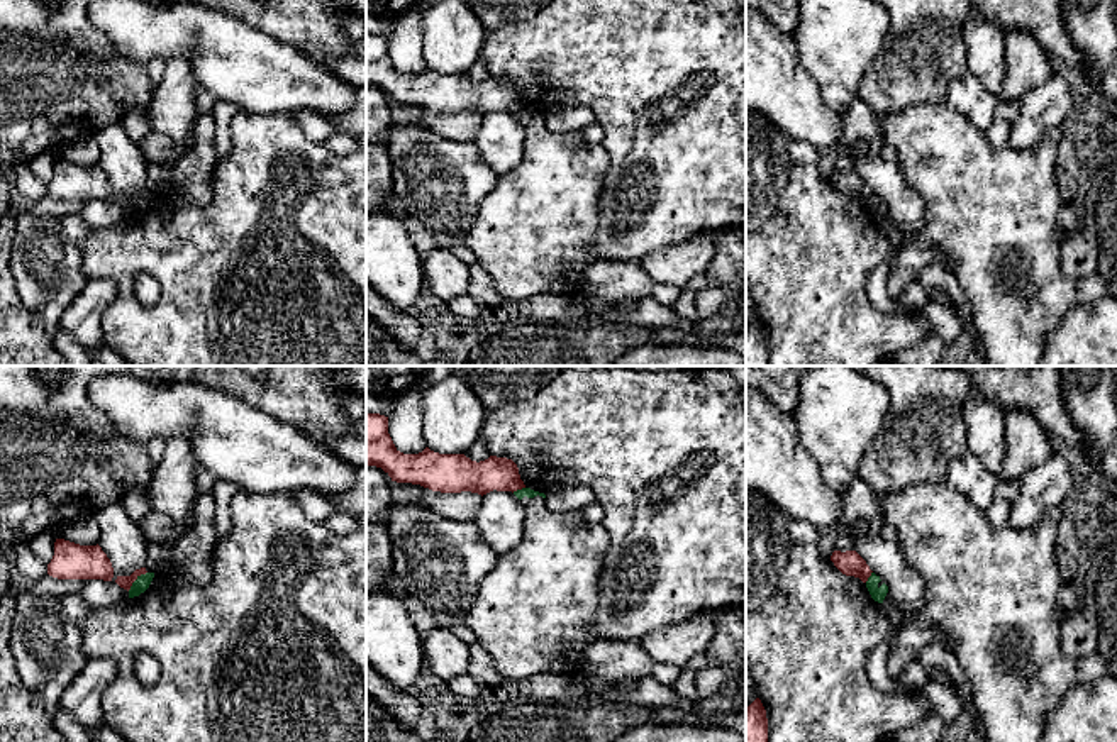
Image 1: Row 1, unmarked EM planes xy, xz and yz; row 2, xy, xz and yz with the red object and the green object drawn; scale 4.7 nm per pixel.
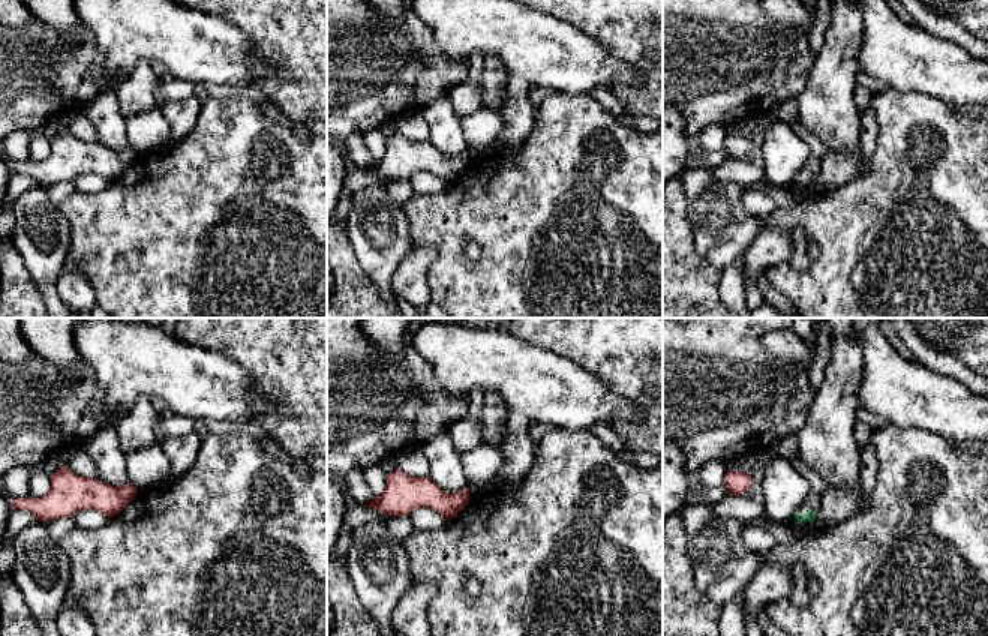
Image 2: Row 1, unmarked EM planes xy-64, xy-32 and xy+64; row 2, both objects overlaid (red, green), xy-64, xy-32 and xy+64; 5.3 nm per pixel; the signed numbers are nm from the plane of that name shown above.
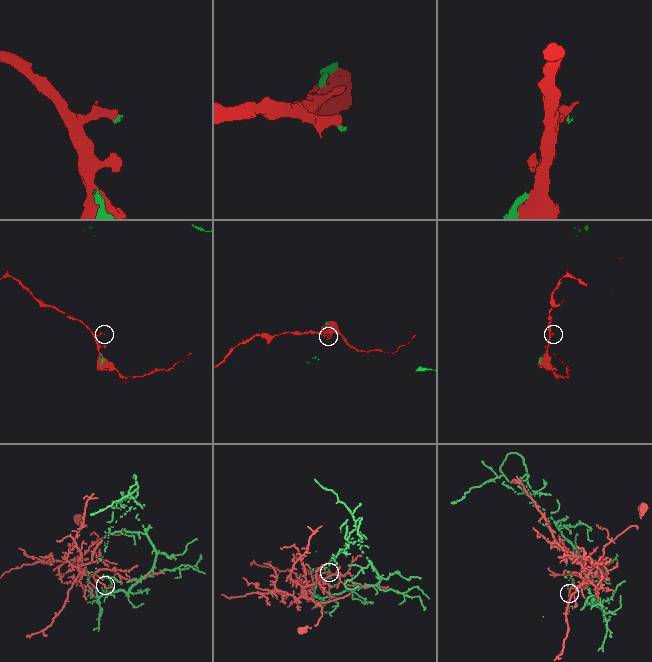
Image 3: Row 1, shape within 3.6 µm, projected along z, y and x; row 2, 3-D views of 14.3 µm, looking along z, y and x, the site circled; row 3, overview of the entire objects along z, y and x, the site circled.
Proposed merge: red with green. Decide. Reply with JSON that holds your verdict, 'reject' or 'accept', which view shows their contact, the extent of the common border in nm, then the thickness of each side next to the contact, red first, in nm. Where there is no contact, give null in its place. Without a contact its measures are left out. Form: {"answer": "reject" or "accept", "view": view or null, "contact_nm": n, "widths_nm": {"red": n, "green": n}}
{"answer": "reject", "view": "xy", "contact_nm": 130, "widths_nm": {"red": 60, "green": 70}}

